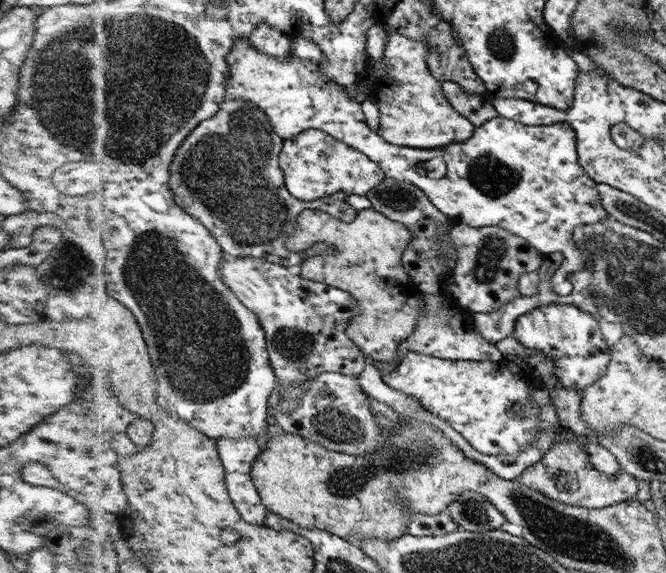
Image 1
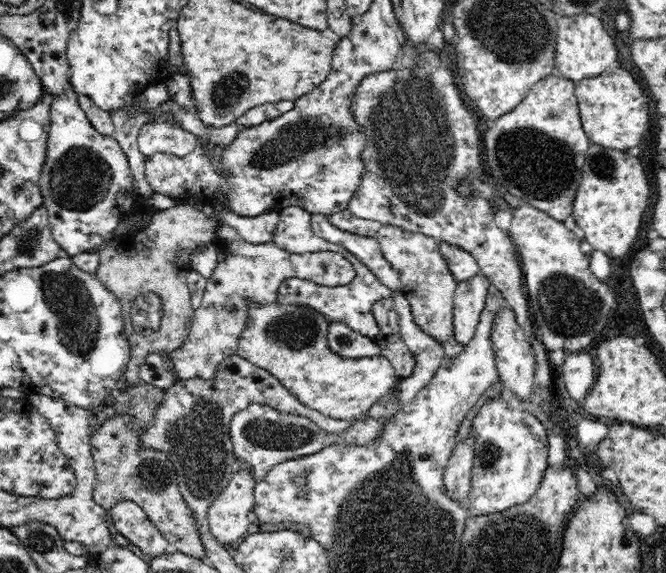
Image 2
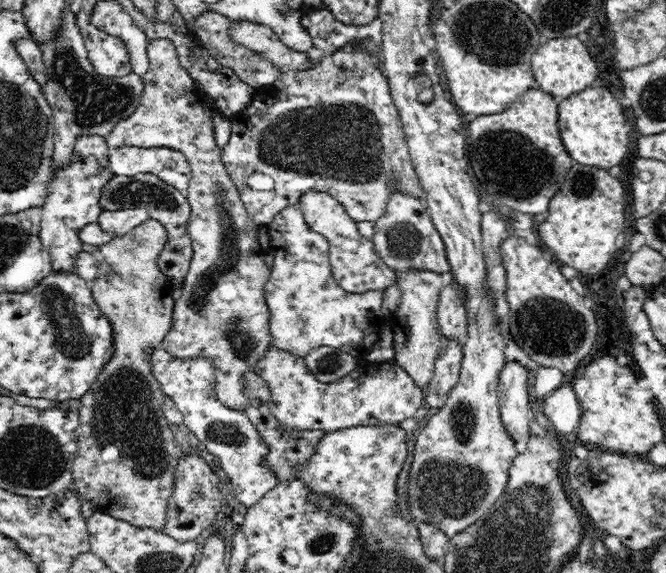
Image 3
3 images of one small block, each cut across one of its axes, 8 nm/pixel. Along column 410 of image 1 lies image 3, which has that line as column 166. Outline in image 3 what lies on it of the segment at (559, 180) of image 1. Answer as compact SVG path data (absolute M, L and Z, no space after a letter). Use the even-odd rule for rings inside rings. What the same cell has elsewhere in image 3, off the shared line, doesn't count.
M126 146L110 149L108 169L118 176L133 177L136 173L148 173L157 176L160 180L173 186L176 190L185 193L190 184L191 168L183 152L166 147L138 148Z

